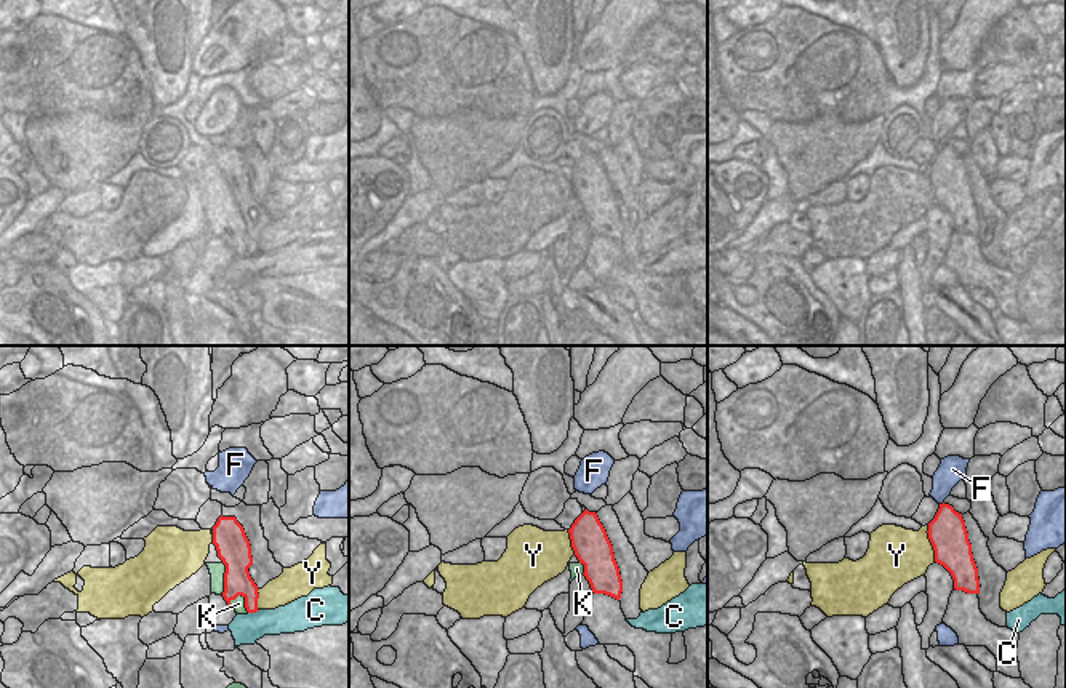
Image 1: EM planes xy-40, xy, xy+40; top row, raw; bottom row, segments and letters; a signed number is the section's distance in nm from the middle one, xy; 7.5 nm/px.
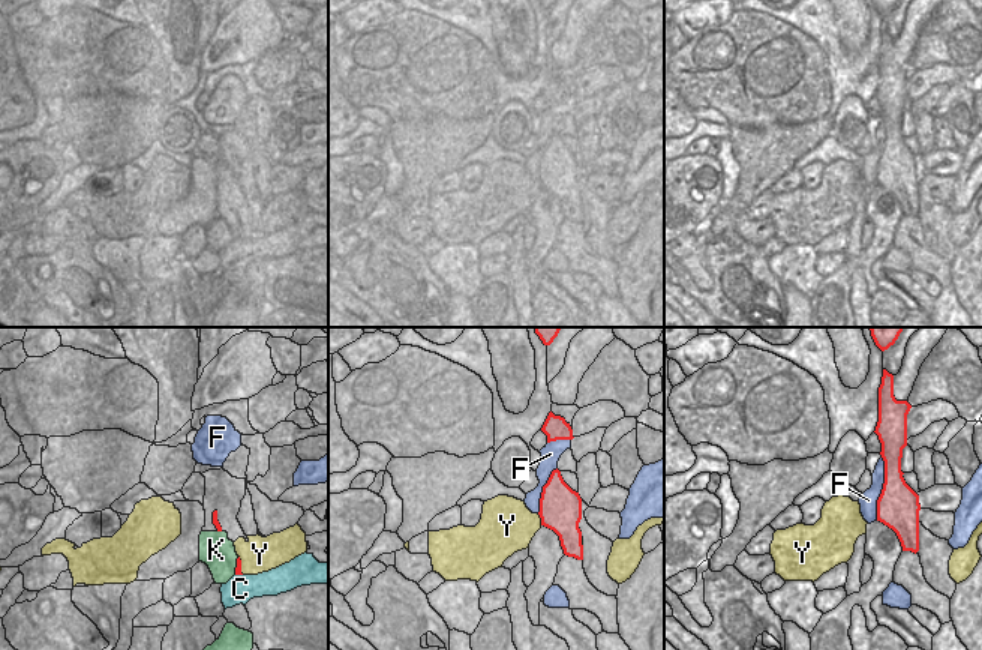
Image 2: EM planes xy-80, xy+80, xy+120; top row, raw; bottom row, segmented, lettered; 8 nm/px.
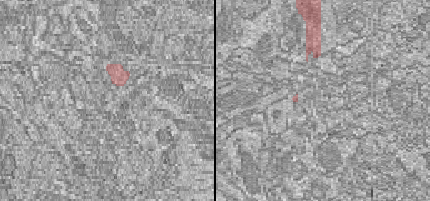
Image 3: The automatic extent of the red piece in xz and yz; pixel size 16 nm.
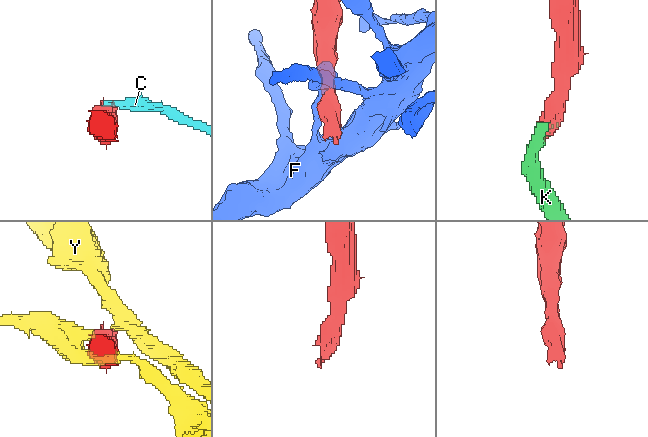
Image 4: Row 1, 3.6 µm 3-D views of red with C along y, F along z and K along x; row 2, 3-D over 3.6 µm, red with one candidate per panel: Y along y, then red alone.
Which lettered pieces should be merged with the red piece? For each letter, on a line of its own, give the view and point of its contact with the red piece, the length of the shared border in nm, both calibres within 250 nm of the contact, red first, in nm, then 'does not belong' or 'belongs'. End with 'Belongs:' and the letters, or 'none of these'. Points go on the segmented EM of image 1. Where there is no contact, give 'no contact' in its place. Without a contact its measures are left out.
C: meets red in xy-40 at (253, 612); contact 100 nm long; 190 nm thick on the red side, 220 nm on the other; does not belong
F: meets red in xy+40 at (943, 503); contact 50 nm long; 280 nm thick on the red side, 200 nm on the other; does not belong
K: meets red in xy-40 at (245, 599); contact 180 nm long; 220 nm thick on the red side, 100 nm on the other; belongs
Y: meets red in xy+40 at (930, 541); contact 280 nm long; 280 nm thick on the red side, 400 nm on the other; does not belong
Belongs: K

